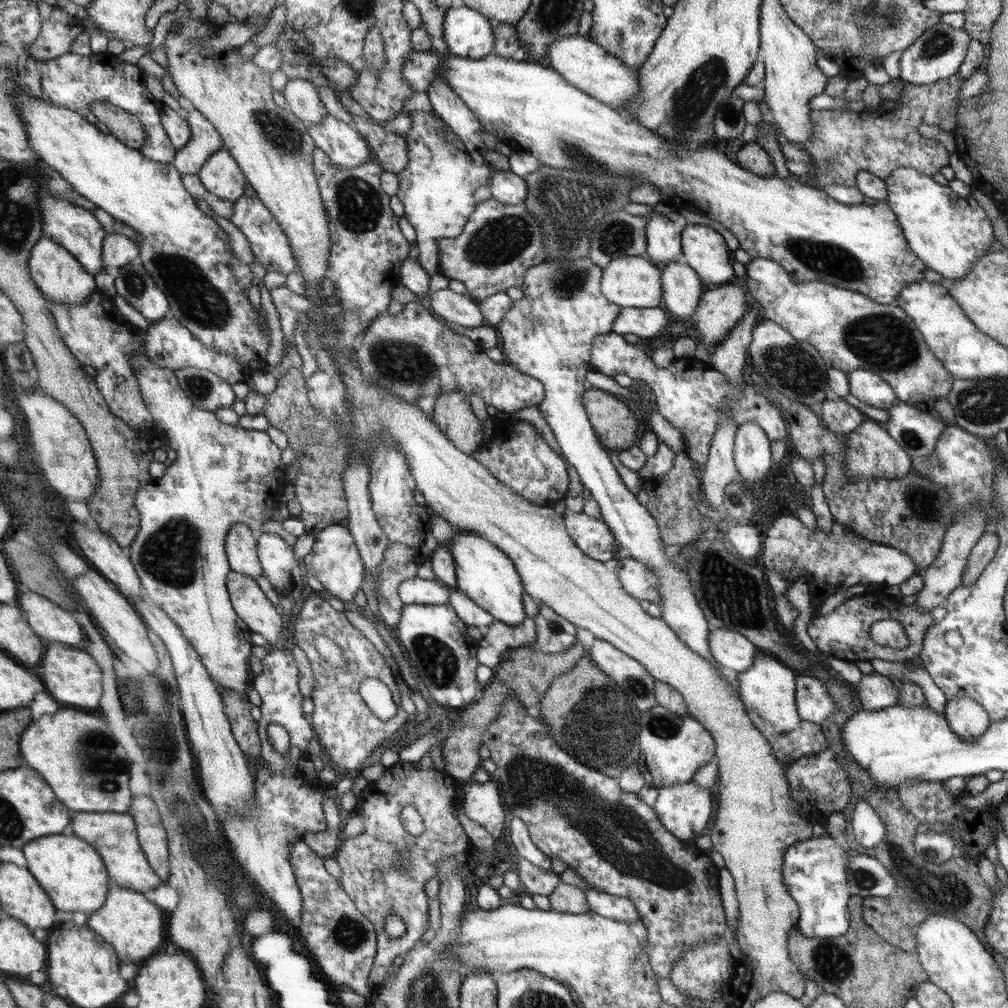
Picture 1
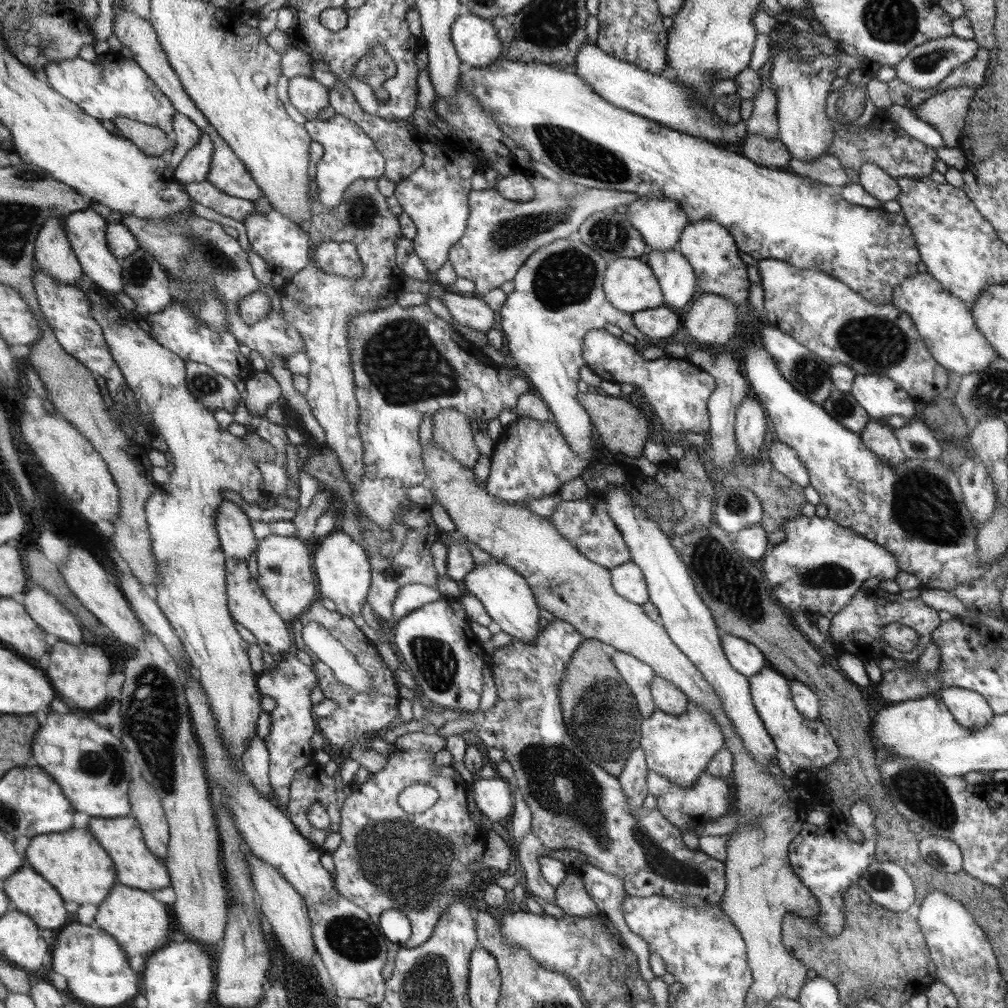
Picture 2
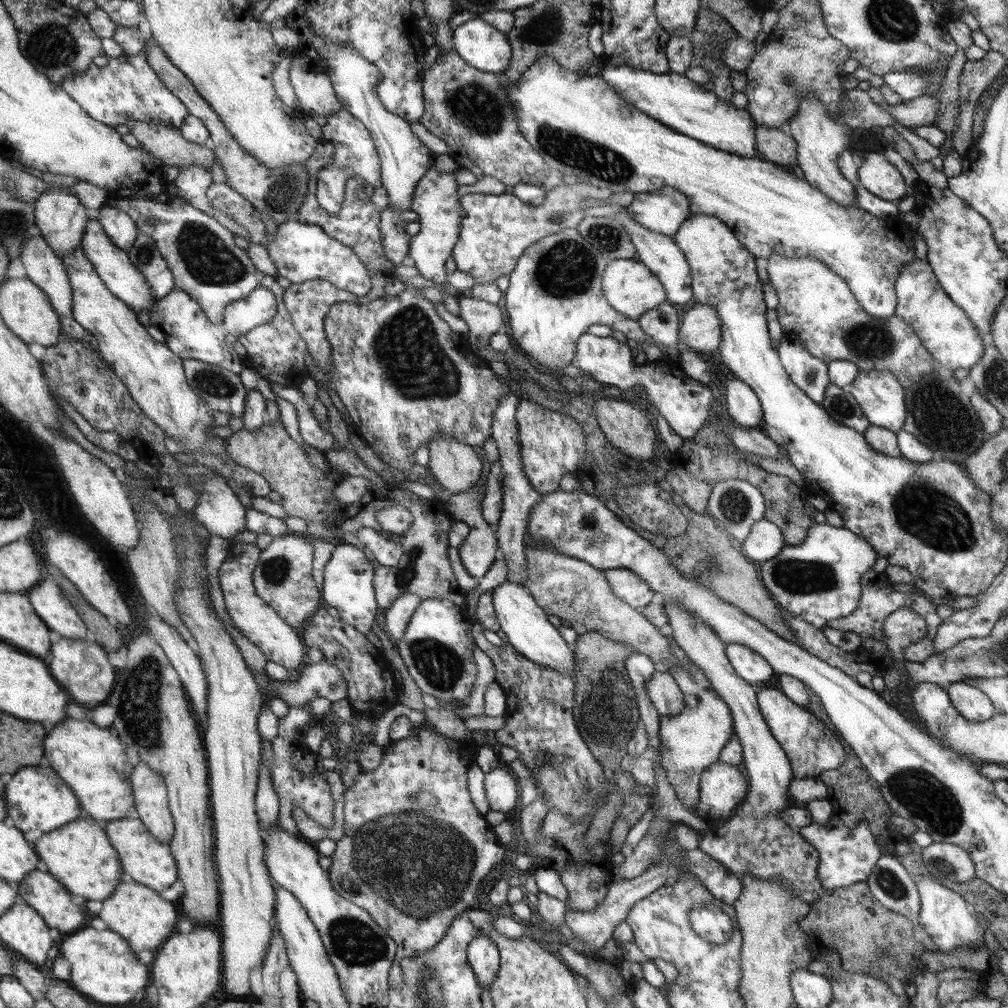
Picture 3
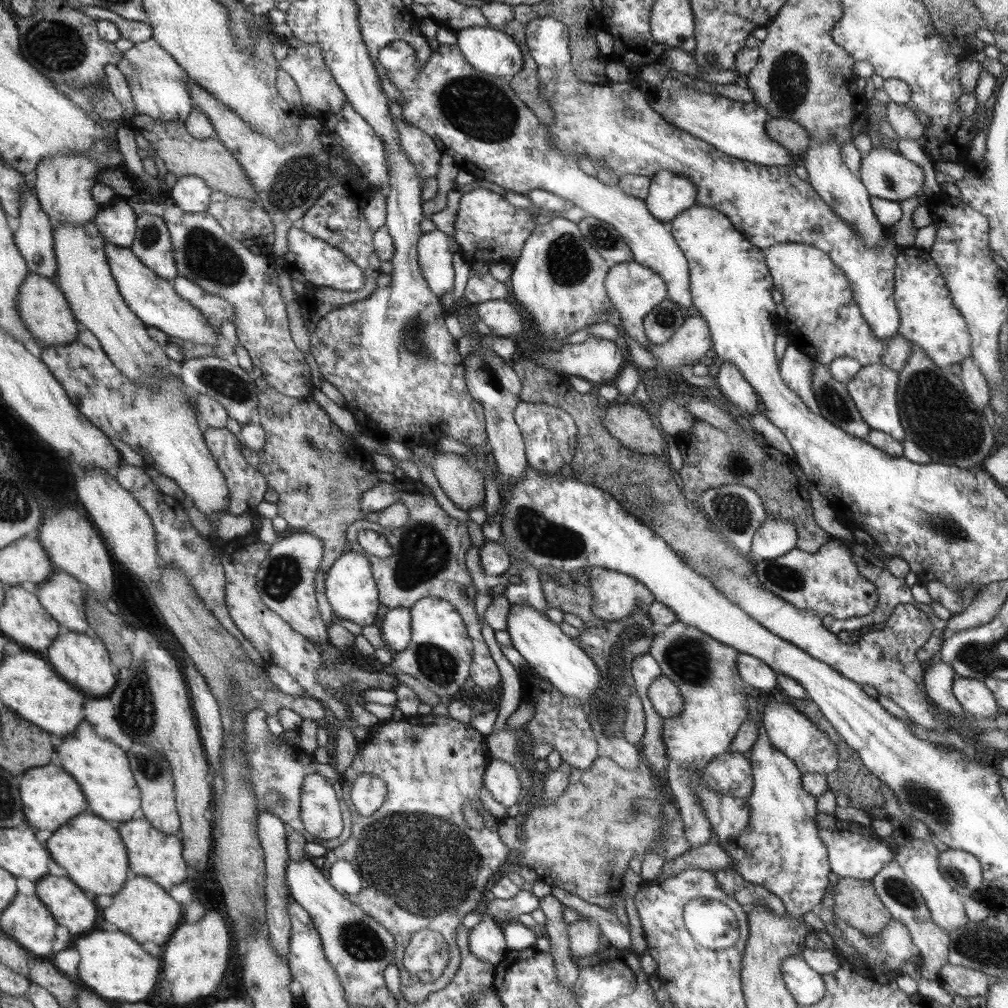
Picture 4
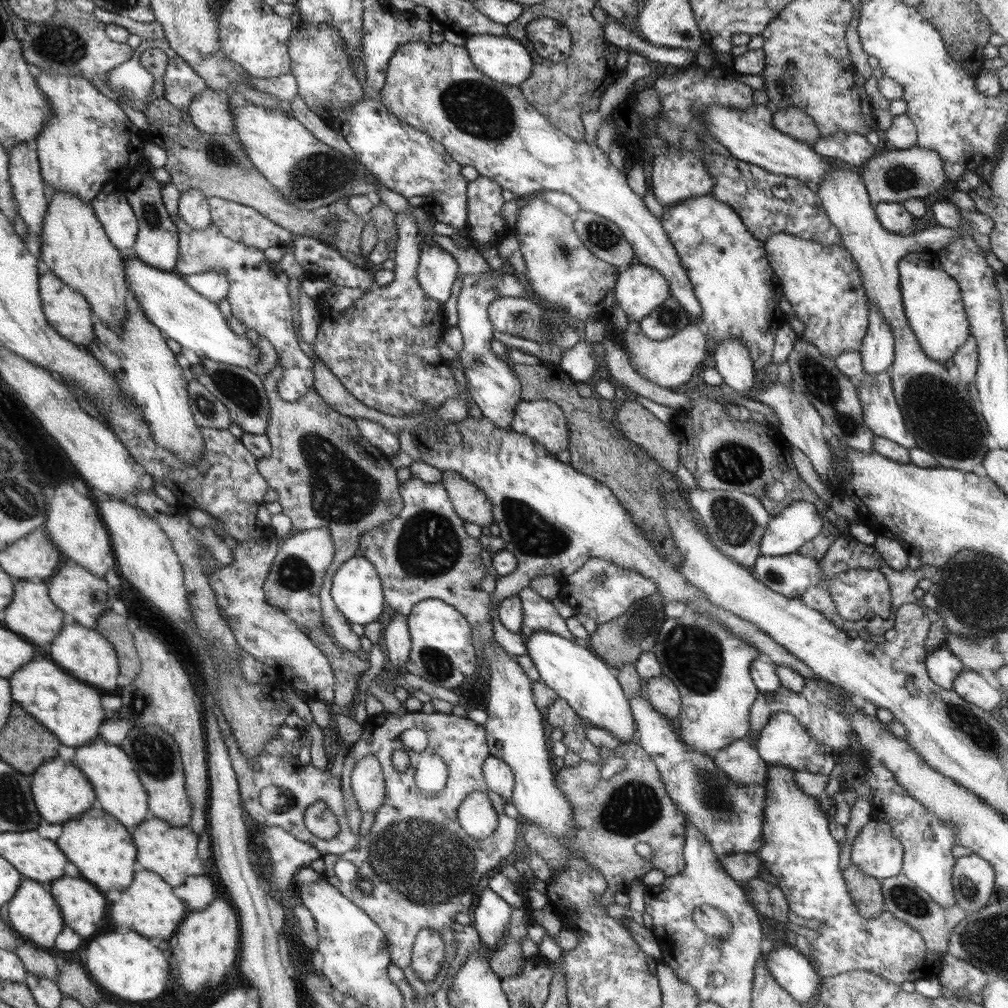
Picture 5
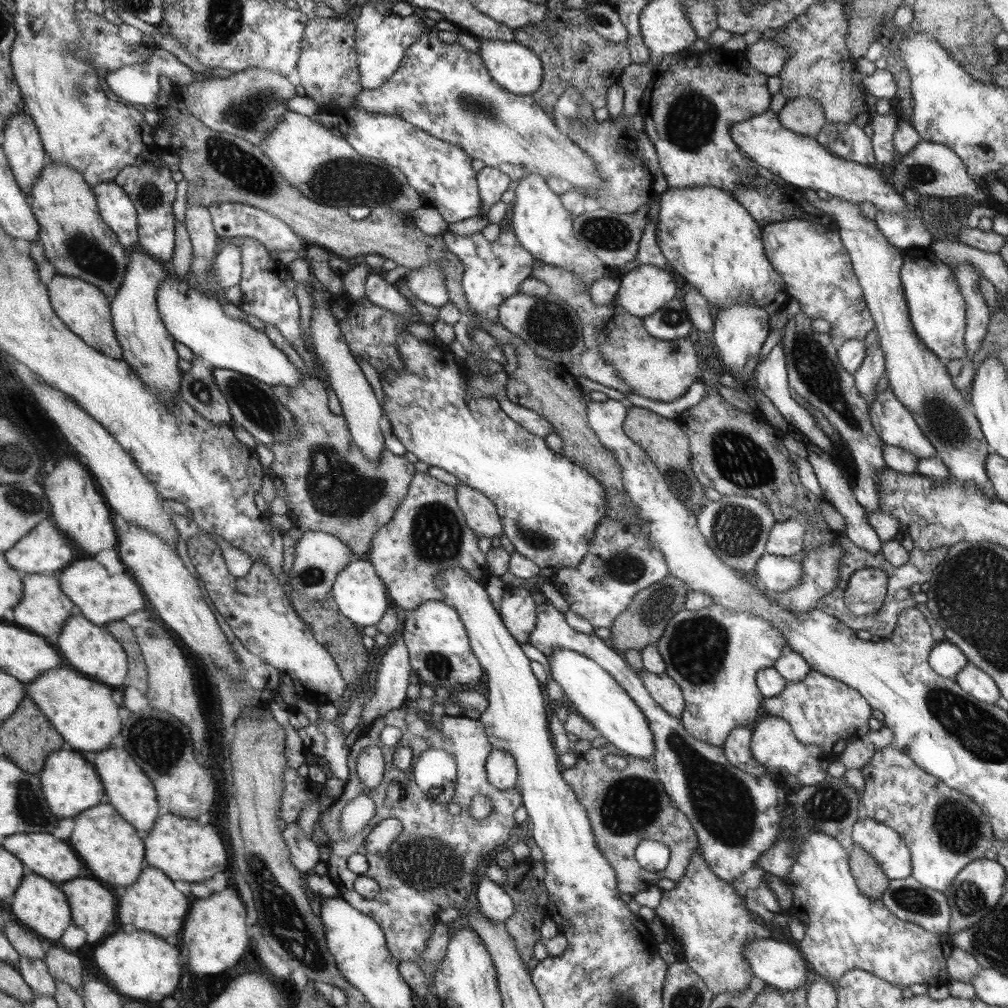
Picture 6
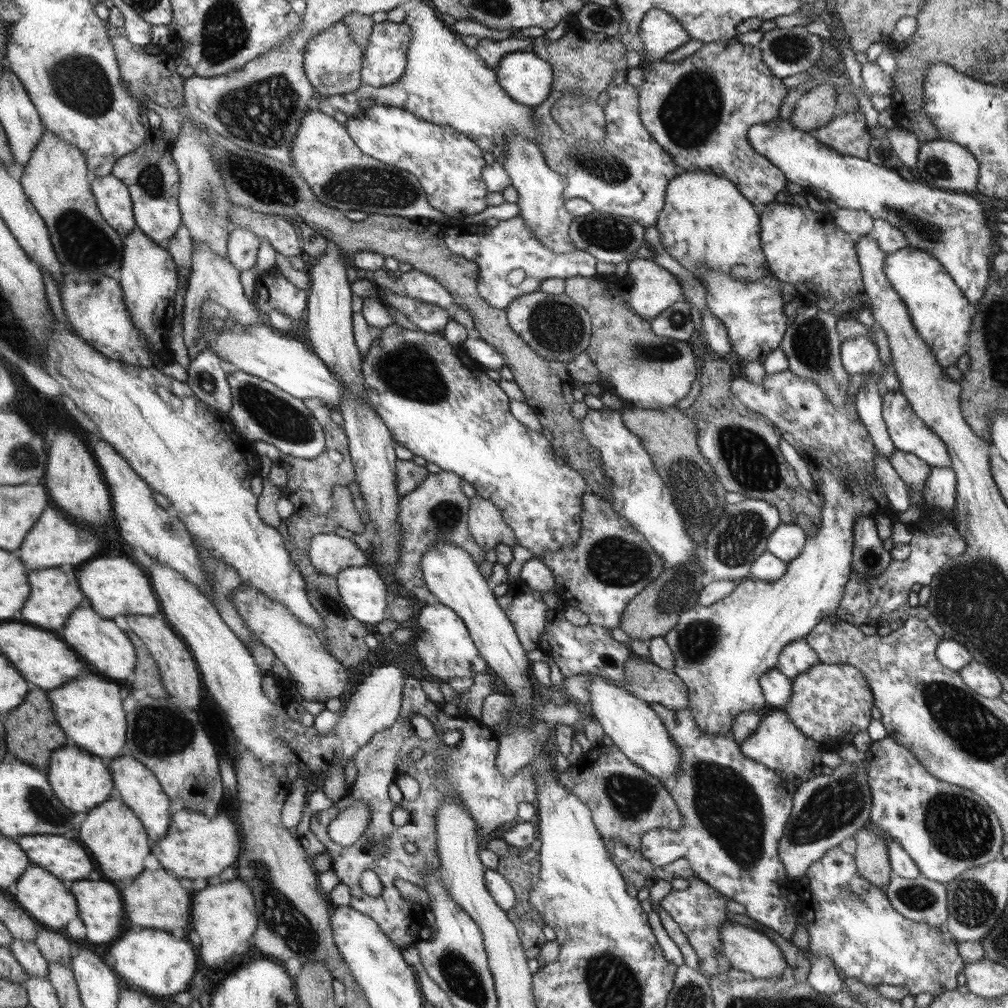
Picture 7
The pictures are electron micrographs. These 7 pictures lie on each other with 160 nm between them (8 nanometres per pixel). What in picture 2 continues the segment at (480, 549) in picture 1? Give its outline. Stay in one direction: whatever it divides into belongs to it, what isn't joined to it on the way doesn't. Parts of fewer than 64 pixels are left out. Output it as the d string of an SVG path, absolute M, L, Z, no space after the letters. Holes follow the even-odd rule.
M496 559L478 566L463 578L463 592L473 594L484 605L486 612L500 626L502 632L512 636L513 640L524 643L534 643L540 636L538 621L540 611L535 593L532 592L527 579L516 572L510 565Z

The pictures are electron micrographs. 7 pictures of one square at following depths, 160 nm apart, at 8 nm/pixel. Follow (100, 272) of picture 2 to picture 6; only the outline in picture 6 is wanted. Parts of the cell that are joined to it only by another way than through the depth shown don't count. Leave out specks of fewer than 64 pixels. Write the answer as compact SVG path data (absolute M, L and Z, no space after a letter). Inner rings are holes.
M174 275L162 279L159 286L158 307L163 323L166 324L168 332L171 333L174 340L188 346L194 355L206 358L212 367L232 369L256 377L271 386L284 385L286 388L294 388L298 383L301 383L301 376L305 372L300 372L295 364L292 364L291 360L288 360L288 357L279 348L276 348L274 341L270 339L266 332L258 331L246 321L227 316L222 309L222 301L202 296L198 290L190 288L184 280Z

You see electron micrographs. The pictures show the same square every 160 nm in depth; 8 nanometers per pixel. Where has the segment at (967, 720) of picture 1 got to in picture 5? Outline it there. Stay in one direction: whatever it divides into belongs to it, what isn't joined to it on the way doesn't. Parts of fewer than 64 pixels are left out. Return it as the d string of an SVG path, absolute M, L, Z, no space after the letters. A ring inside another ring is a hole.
M963 670L955 678L953 691L966 702L985 710L996 712L1005 705L1005 699L998 689L994 689L980 673Z

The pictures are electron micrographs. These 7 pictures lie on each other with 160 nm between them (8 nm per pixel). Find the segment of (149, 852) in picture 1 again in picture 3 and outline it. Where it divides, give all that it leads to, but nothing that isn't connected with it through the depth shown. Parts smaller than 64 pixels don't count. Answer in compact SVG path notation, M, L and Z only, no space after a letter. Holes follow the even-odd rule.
M143 760L132 771L136 815L156 840L170 844L175 834L175 821L169 809L164 778Z

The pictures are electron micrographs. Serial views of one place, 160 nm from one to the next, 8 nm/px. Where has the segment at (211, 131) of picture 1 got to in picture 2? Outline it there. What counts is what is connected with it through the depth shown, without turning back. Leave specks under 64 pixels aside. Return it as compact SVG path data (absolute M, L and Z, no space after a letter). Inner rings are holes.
M203 132L199 144L184 156L184 160L176 166L174 173L182 184L199 183L207 180L210 174L214 145L211 136Z

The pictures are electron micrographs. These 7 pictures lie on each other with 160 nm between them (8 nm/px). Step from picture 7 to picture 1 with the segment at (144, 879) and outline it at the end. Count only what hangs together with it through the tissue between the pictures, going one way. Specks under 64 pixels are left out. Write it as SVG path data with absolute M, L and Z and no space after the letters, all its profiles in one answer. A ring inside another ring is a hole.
M112 883L112 888L108 891L107 903L88 917L87 925L112 945L120 962L124 964L150 958L164 942L164 912L159 905L148 900L144 894L115 883Z

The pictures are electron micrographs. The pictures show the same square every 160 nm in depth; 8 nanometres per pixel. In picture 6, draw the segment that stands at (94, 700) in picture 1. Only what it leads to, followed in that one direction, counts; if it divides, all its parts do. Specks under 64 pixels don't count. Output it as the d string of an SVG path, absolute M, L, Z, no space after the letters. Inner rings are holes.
M80 612L74 613L73 617L67 620L62 636L56 642L56 648L72 669L84 672L86 677L110 687L126 684L130 663L126 649L116 638L112 637L112 634L108 633L104 626L92 624L92 621L84 618Z

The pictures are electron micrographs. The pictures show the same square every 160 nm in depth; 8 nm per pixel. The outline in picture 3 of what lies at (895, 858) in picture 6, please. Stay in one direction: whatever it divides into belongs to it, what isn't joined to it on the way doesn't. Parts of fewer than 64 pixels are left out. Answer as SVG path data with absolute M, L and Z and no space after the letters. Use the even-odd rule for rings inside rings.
M861 820L860 826L856 825L854 829L849 829L846 826L837 826L836 828L826 824L818 824L812 821L808 826L802 826L799 833L819 852L819 881L824 889L832 889L851 884L864 882L872 872L876 861L881 857L878 850L878 844L874 842L874 832L870 832L868 821Z

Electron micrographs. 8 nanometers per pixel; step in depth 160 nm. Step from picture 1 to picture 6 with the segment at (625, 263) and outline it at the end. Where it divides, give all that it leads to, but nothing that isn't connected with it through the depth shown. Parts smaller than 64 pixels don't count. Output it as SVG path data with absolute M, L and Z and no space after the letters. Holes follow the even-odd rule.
M641 264L620 276L616 302L634 316L654 315L668 301L680 296L680 284L672 271Z

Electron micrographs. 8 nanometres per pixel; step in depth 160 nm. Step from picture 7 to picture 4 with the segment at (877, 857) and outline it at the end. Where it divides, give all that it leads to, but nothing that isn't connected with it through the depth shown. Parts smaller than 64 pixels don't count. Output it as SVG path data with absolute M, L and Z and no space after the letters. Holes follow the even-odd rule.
M842 878L833 889L835 926L838 926L838 920L845 920L864 936L872 936L894 918L879 899L871 880Z

